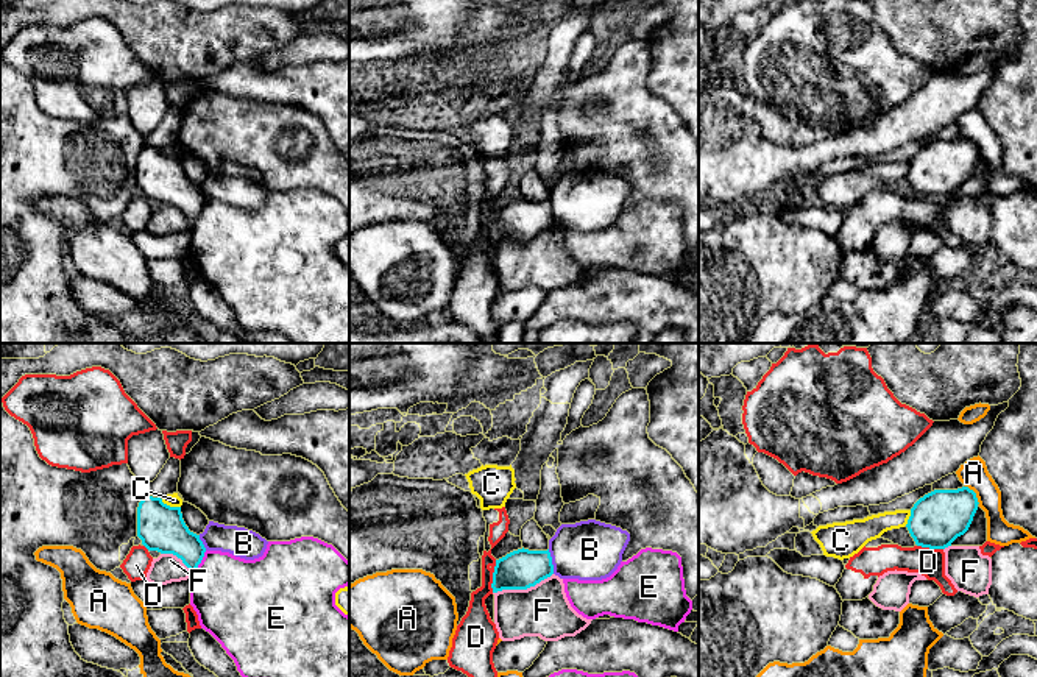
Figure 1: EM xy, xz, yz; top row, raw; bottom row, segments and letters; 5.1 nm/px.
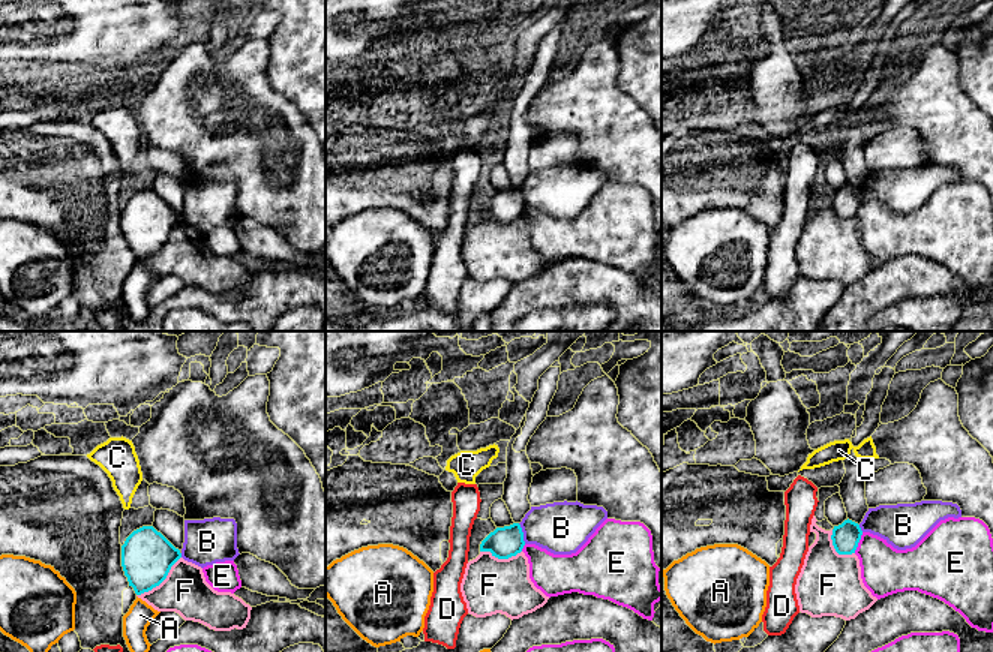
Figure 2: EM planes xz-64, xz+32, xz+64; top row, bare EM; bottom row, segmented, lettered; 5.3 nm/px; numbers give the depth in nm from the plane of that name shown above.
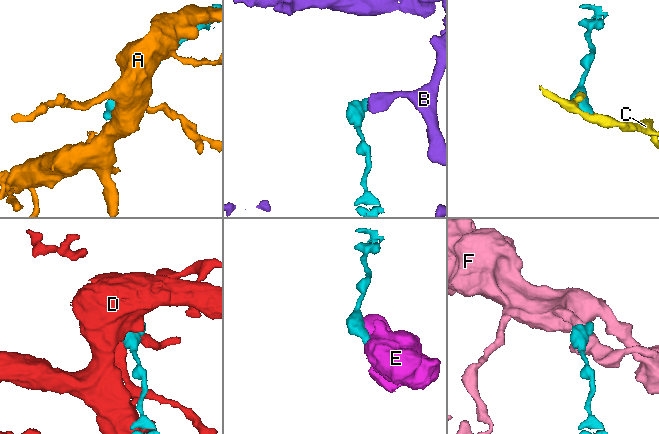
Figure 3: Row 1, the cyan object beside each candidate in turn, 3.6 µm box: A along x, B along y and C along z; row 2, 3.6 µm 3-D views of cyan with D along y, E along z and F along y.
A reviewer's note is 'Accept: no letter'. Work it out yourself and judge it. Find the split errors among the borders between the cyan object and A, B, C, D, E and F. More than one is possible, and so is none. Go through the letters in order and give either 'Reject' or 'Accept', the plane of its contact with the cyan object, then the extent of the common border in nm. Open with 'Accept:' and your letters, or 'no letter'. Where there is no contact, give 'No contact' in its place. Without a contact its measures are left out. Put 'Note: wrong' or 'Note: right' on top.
Note: right
Accept: no letter
A: Reject. Touches cyan in yz. Shared border 120 nm
B: Reject. Touches cyan in xz. Shared border 130 nm
C: Reject. Touches cyan in xy. Shared border 110 nm
D: Reject. Touches cyan in xz. Shared border 170 nm
E: Reject. Touches cyan in xy. Shared border 140 nm
F: Reject. Touches cyan in xz. Shared border 320 nm

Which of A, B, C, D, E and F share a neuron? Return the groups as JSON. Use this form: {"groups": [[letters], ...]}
{"groups": [["A"], ["B"], ["C"], ["D"], ["E"], ["F"]]}

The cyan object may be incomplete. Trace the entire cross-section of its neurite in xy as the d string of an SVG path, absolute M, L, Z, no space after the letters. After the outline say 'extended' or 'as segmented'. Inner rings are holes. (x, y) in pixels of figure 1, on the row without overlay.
M143 147L137 158L137 187L148 201L173 204L193 223L206 198L200 186L189 181L181 158L170 158L161 148Z; as segmented

